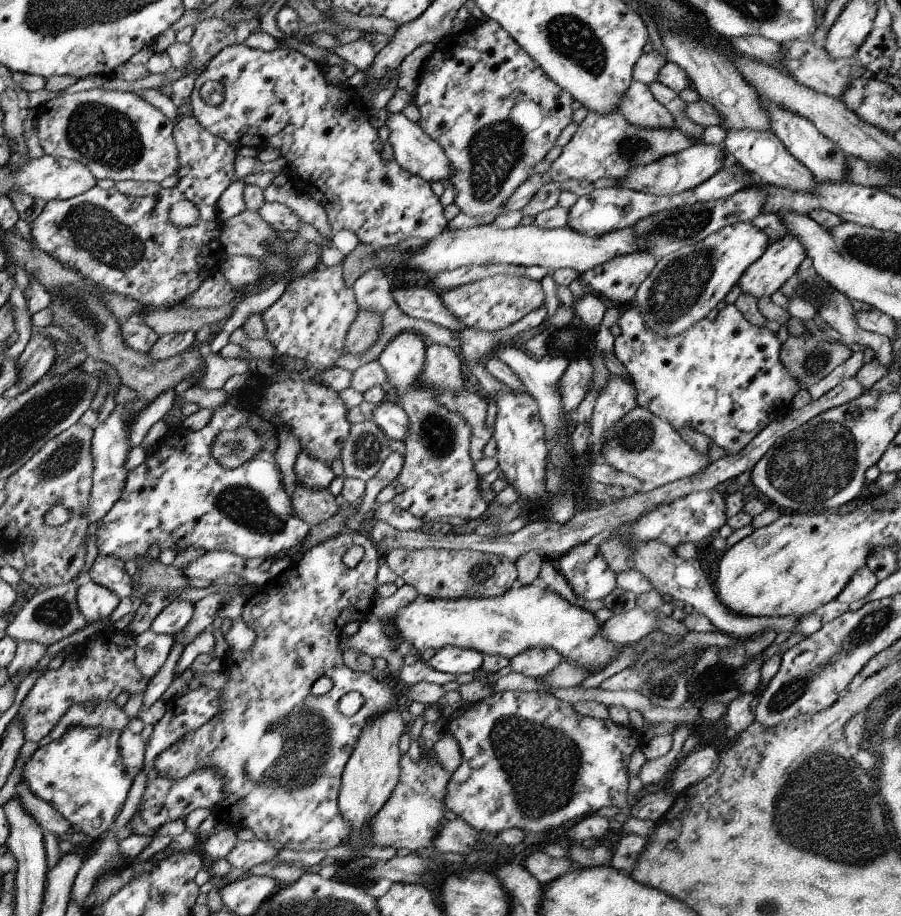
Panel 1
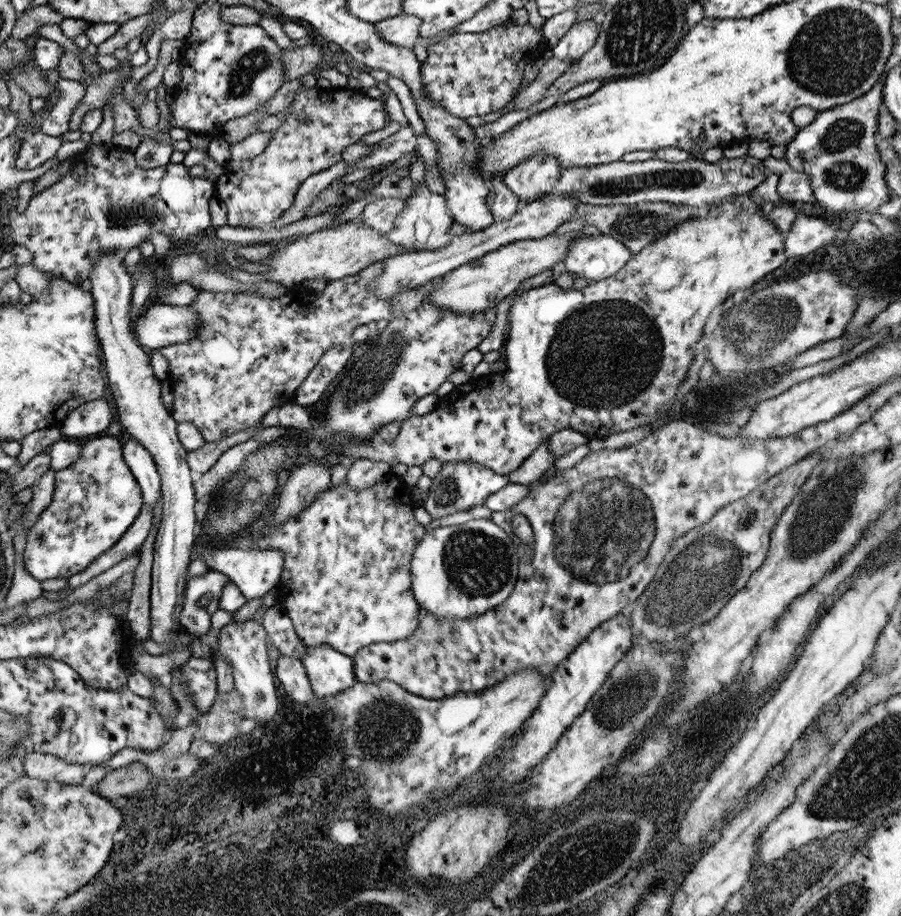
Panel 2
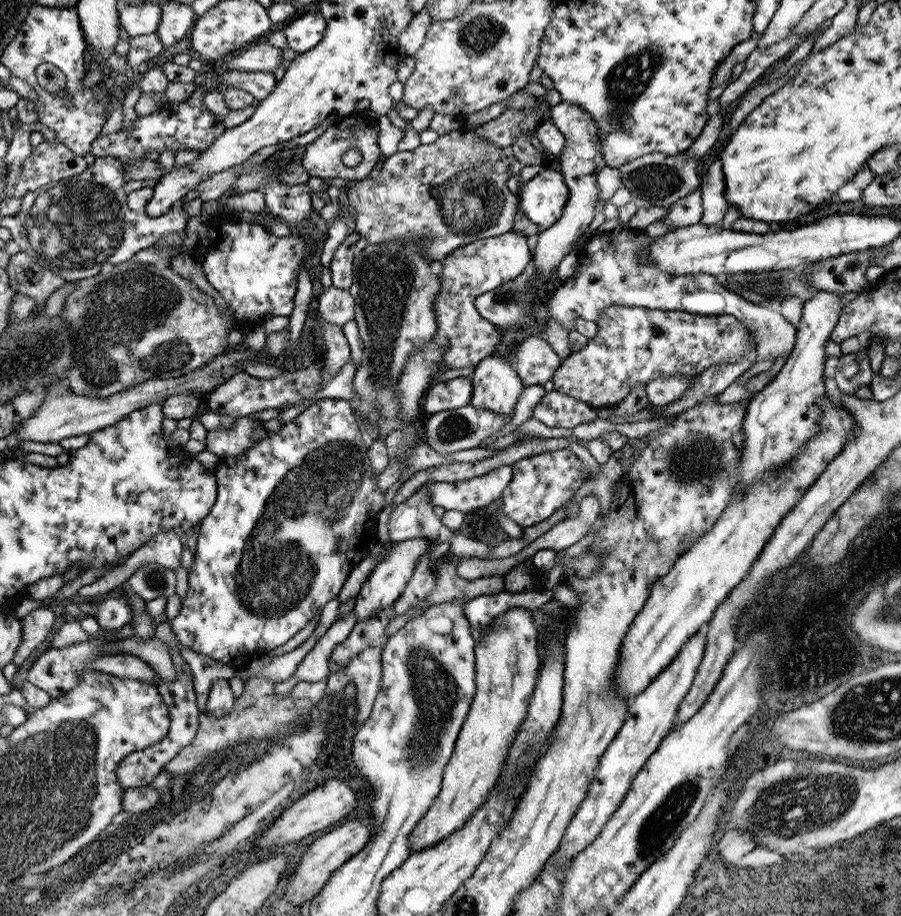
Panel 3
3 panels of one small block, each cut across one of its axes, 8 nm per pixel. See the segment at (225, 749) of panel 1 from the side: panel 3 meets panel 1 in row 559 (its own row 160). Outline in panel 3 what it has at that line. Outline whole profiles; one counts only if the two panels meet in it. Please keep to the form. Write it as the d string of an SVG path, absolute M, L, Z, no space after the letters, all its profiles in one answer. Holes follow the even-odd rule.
M357 110L347 116L347 118L337 118L337 124L331 126L327 132L321 134L321 138L317 138L313 144L305 146L305 154L301 158L303 168L311 174L311 176L319 176L323 180L333 180L333 178L343 178L349 182L359 182L371 174L375 174L377 166L383 162L381 158L381 150L377 144L379 138L379 128L377 128L377 120L373 120L367 114L359 114ZM349 148L357 148L361 152L361 162L355 168L343 166L341 162L341 154Z

